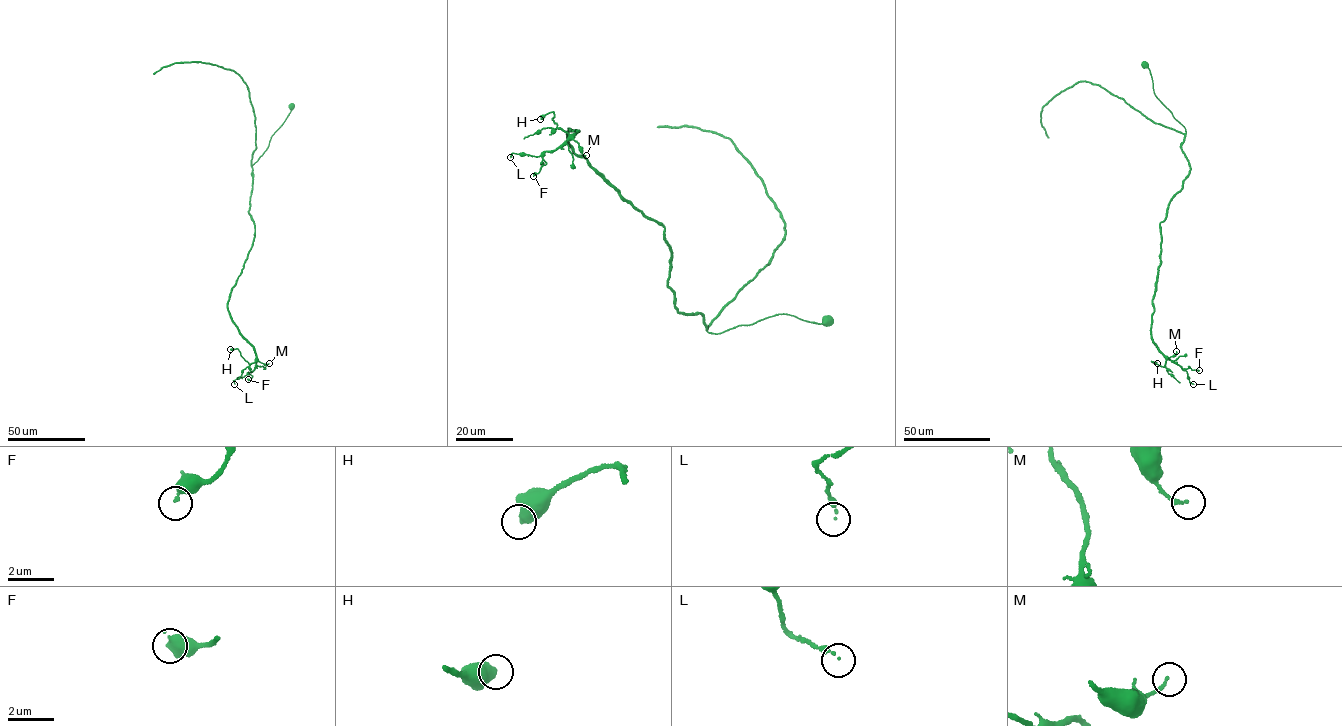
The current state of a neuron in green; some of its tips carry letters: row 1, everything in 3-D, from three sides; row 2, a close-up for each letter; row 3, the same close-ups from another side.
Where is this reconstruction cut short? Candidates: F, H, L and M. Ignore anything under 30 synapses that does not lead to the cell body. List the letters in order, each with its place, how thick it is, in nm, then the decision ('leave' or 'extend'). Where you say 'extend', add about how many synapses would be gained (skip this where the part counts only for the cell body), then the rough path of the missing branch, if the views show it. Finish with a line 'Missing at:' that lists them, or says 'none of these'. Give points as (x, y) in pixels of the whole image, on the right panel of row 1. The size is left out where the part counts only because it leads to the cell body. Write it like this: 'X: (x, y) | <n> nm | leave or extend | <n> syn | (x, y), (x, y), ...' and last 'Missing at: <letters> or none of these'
F: (1199, 370) | 320 nm | leave
H: (1157, 363) | 550 nm | leave
L: (1193, 384) | 160 nm | leave
M: (1176, 351) | 140 nm | leave
Missing at: none of these

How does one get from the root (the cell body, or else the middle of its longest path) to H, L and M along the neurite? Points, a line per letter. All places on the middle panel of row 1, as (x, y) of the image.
H: (828, 319), (717, 333), (679, 312), (664, 227), (573, 151), (577, 130), (540, 119)
L: (828, 319), (708, 332), (674, 304), (664, 227), (573, 151), (577, 130), (510, 157)
M: (828, 319), (782, 313), (717, 333), (699, 312), (679, 312), (664, 227), (574, 152), (567, 128), (586, 155)

